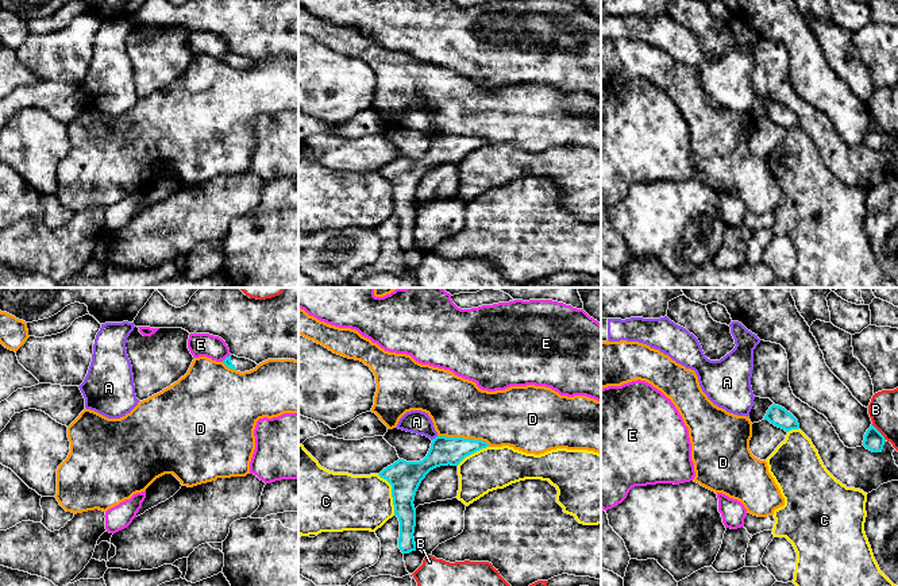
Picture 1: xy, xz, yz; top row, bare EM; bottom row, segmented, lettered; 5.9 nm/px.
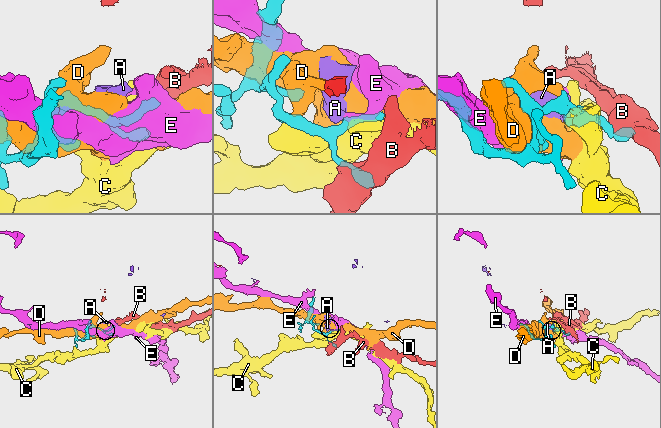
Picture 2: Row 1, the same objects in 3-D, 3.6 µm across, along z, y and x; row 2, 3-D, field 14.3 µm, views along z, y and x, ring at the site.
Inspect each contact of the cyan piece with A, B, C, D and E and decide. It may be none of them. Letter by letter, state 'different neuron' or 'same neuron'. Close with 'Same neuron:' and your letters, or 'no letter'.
A: different neuron
B: different neuron
C: different neuron
D: different neuron
E: different neuron
Same neuron: no letter

